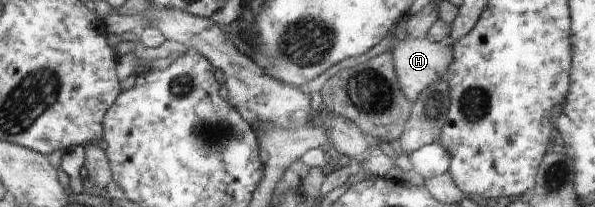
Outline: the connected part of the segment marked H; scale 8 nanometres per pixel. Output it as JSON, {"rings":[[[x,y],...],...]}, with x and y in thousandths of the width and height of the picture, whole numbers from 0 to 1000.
{"rings":[[[753,169],[741,203],[723,198],[718,179],[696,188],[671,179],[659,217],[657,256],[664,300],[664,353],[669,362],[672,430],[686,459],[686,488],[699,488],[706,469],[706,440],[723,420],[736,386],[743,386],[753,357],[763,290],[763,188]]]}

